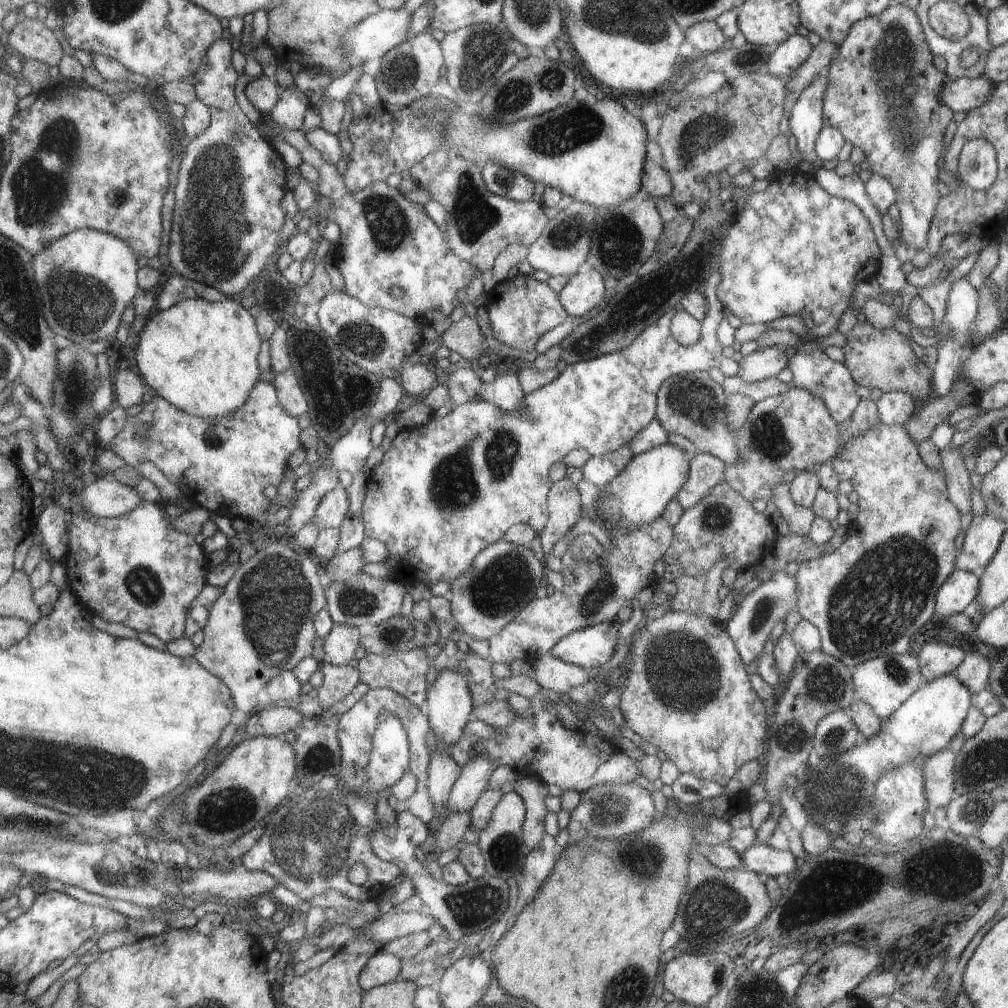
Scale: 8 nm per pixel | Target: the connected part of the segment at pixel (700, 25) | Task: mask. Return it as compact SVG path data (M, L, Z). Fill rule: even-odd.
M699 21L683 30L683 40L693 46L695 53L715 52L726 38L713 21Z

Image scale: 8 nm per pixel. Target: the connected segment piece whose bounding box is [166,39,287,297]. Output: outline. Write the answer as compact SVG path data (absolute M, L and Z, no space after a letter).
M219 39L211 46L201 68L192 77L197 99L210 108L212 119L211 124L195 140L185 143L175 186L176 207L171 246L166 254L174 274L213 286L227 297L238 296L276 258L275 252L281 244L279 233L287 216L281 208L281 198L285 196L287 186L287 167L281 154L259 134L247 114L239 108L235 96L238 75L231 63L235 47L233 40Z

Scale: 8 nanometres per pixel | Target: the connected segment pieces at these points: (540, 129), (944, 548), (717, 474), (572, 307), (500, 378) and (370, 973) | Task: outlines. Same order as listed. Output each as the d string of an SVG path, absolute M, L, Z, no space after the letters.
M603 98L590 105L584 101L571 100L568 104L543 112L541 116L531 116L527 120L513 122L509 126L495 124L495 130L491 122L483 122L477 116L469 116L455 110L447 132L457 146L485 152L490 163L515 171L525 178L530 178L531 182L556 188L561 194L566 194L575 201L591 204L597 209L615 206L617 202L633 196L644 176L645 146L647 146L644 124L612 99Z
M873 424L871 428L867 428L863 434L851 438L851 442L845 442L845 446L830 458L831 470L833 474L843 481L849 480L853 492L857 494L857 516L848 525L848 532L842 543L825 555L820 555L799 563L798 570L795 574L795 588L797 588L797 611L801 618L812 624L820 636L820 651L841 660L845 666L853 668L868 660L879 656L879 654L906 652L909 642L911 642L911 634L915 634L925 622L929 621L934 615L934 598L939 586L947 580L947 576L955 570L955 538L959 538L959 510L948 500L946 493L946 480L942 472L935 468L927 468L923 461L919 458L916 450L916 444L913 438L909 438L909 434L905 432L903 424L884 425Z
M697 453L688 460L687 478L675 493L679 508L681 510L691 508L721 481L723 481L723 462L712 454Z
M583 263L573 276L568 277L557 296L563 310L569 317L574 317L597 307L606 293L609 293L606 278L593 270L591 265Z
M507 370L501 375L495 375L494 379L489 383L486 399L490 403L495 403L495 406L501 410L515 412L521 414L521 406L523 406L523 396L525 393L521 391L517 382L517 373L513 370Z
M382 950L379 951L369 961L366 968L360 974L360 985L366 993L367 991L377 988L393 981L397 981L402 971L404 962L399 960L394 954L387 954Z

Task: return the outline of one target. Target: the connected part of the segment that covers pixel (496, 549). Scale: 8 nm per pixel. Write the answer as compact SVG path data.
M499 540L493 545L486 546L475 558L474 565L453 582L450 590L453 619L459 624L460 631L478 640L487 640L498 633L522 612L523 606L529 604L539 586L541 574L545 574L545 570L541 570L541 564L537 562L537 558L531 554L531 549L528 547L514 545L506 540Z

